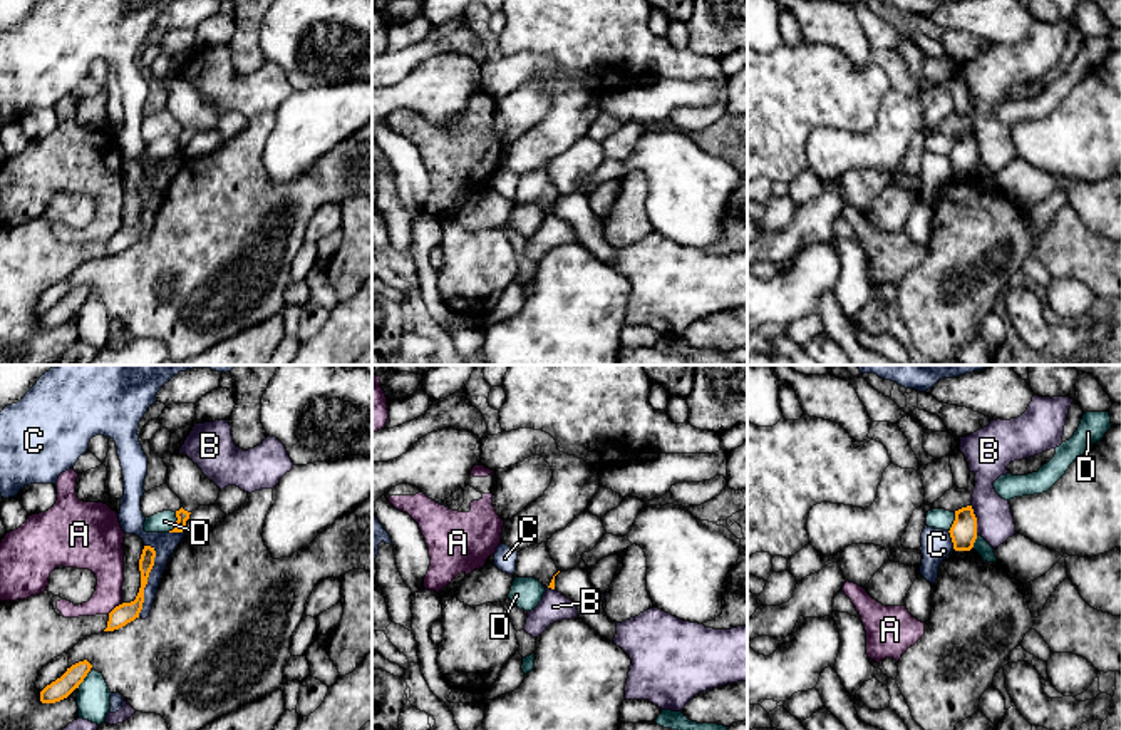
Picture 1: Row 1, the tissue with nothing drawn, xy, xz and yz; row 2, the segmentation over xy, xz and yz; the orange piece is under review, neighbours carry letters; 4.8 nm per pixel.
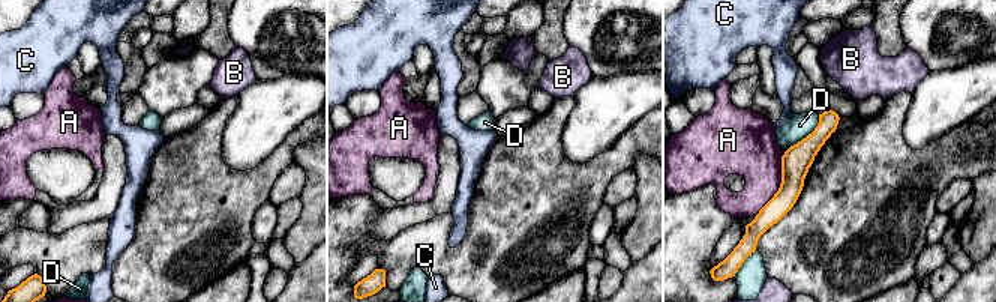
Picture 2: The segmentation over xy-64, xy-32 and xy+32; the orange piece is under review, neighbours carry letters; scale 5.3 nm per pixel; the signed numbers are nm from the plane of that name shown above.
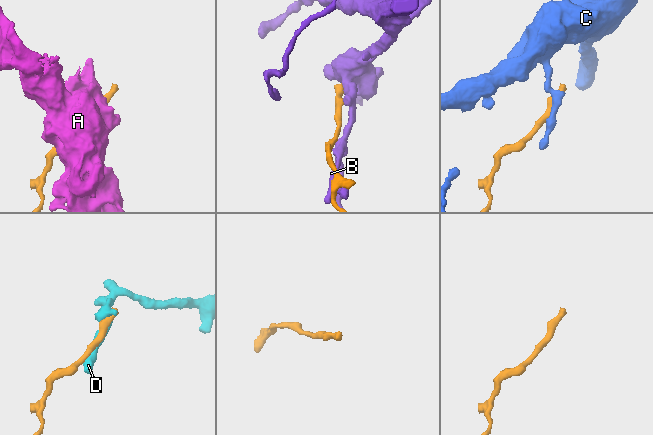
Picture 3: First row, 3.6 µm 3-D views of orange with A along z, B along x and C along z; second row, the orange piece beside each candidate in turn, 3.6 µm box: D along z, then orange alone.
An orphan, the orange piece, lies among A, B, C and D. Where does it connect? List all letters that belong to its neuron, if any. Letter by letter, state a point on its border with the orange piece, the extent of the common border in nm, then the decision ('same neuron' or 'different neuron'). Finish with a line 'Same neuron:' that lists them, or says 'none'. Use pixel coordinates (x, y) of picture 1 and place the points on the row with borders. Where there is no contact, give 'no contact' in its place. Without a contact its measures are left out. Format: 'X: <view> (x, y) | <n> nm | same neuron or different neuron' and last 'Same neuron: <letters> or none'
A: xy (114, 608) | 80 nm | different neuron
B: yz (976, 519) | 150 nm | different neuron
C: xy (146, 581) | 360 nm | different neuron
D: xy (176, 523) | 100 nm | different neuron
Same neuron: none

